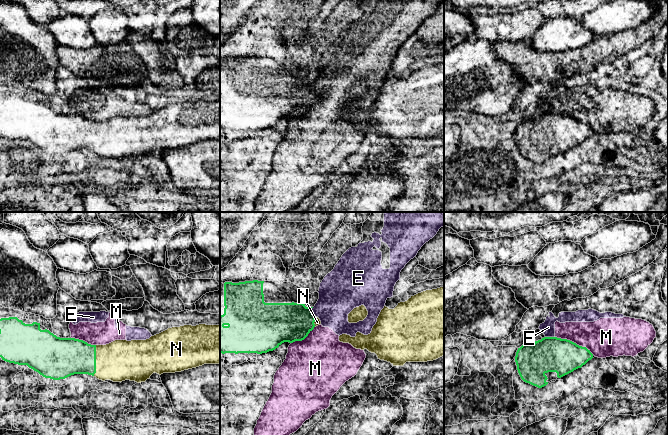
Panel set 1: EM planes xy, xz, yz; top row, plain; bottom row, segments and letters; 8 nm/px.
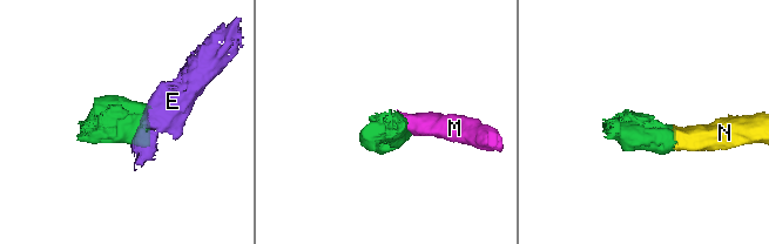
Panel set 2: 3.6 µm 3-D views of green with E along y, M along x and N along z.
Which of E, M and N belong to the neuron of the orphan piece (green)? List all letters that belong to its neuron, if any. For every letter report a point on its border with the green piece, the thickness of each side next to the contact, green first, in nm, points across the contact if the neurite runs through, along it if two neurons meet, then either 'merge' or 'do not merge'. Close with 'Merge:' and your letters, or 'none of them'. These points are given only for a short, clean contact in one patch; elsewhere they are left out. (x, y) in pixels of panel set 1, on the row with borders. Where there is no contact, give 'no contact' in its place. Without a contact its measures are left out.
E: contact yz (550, 337); calibres 280 and 110 nm; border yz (545, 336), (554, 337); do not merge
M: contact yz (573, 342); calibres 280 and 300 nm; border yz (555, 336), (561, 339), (569, 339), (585, 346), (593, 354); do not merge
N: contact xy (95, 360); calibres 300 and 320 nm; merge
Merge: N

